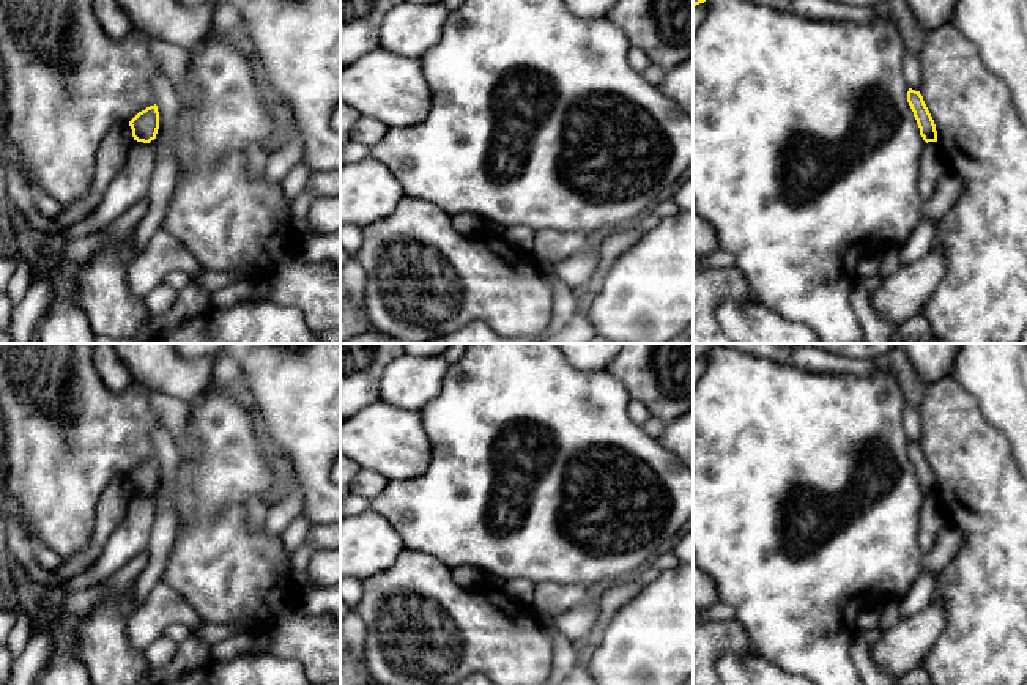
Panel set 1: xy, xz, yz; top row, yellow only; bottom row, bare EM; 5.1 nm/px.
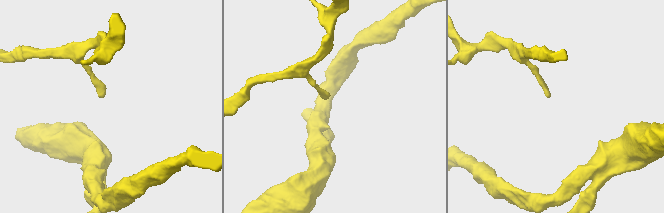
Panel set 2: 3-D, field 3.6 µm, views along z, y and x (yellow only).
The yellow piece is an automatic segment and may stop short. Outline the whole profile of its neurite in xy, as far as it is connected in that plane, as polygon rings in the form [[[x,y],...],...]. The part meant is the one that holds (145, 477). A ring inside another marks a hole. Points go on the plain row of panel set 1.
[[[150,458],[139,465],[131,474],[132,490],[137,494],[150,496],[156,491],[159,482],[159,465],[158,458]]]

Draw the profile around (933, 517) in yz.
[[[937,494],[925,496],[921,510],[920,510],[920,531],[918,531],[918,545],[926,554],[934,546],[937,535],[944,524],[947,523],[947,515],[942,509],[942,501]]]

